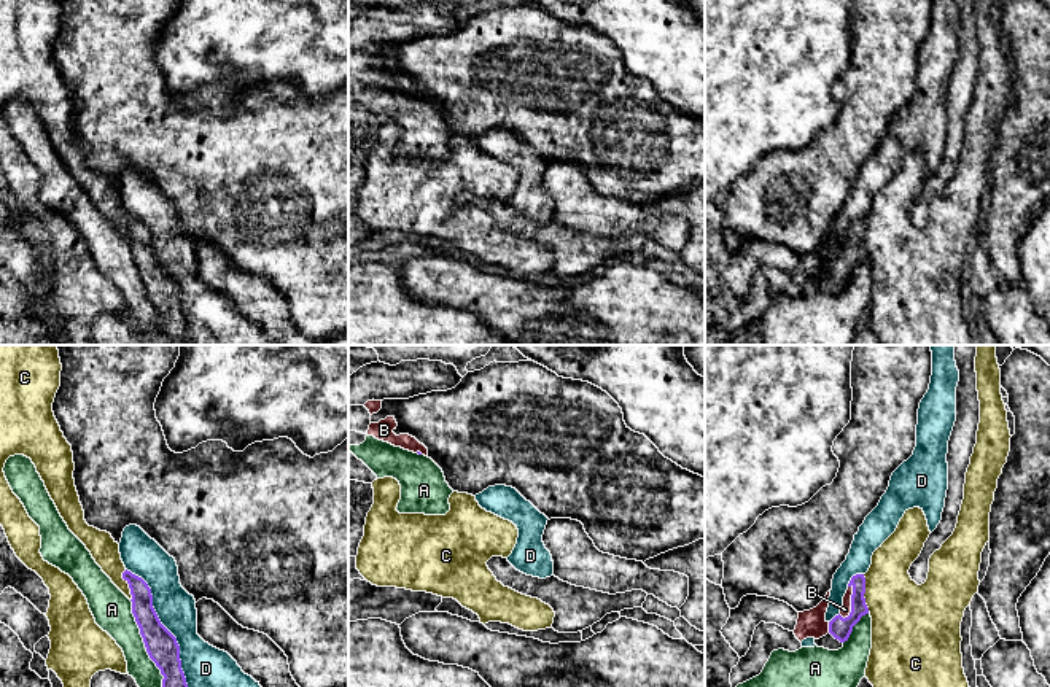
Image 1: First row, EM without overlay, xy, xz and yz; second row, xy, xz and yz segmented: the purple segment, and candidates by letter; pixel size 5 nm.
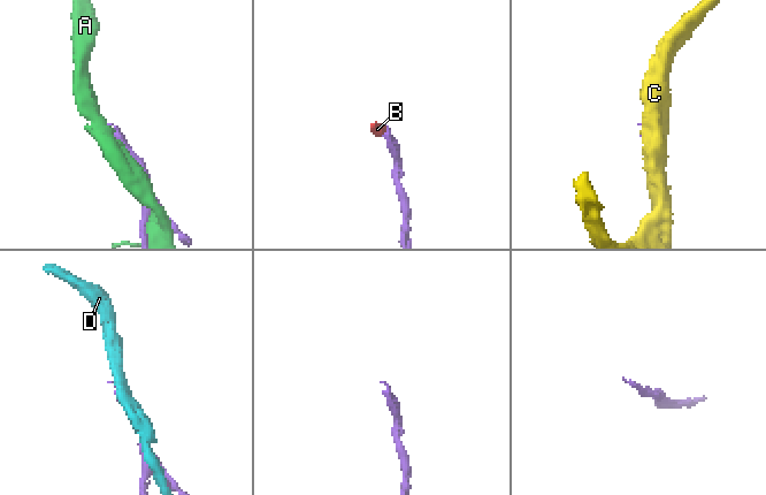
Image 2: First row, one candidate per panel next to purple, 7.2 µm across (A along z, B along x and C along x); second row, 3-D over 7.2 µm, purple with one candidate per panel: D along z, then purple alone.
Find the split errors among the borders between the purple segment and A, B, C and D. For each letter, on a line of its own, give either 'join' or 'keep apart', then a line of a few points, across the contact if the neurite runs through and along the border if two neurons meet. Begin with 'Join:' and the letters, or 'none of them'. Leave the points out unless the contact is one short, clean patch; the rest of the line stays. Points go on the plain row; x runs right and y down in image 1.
Join: B
A: keep apart
B: join
C: keep apart
D: keep apart

